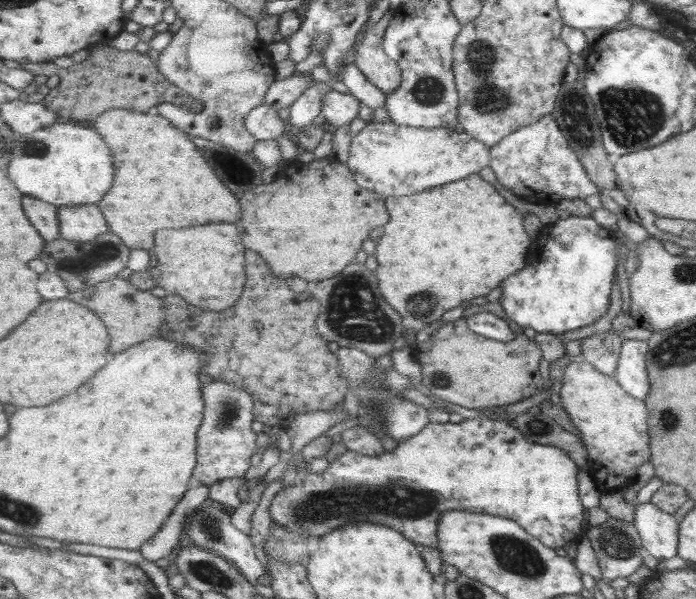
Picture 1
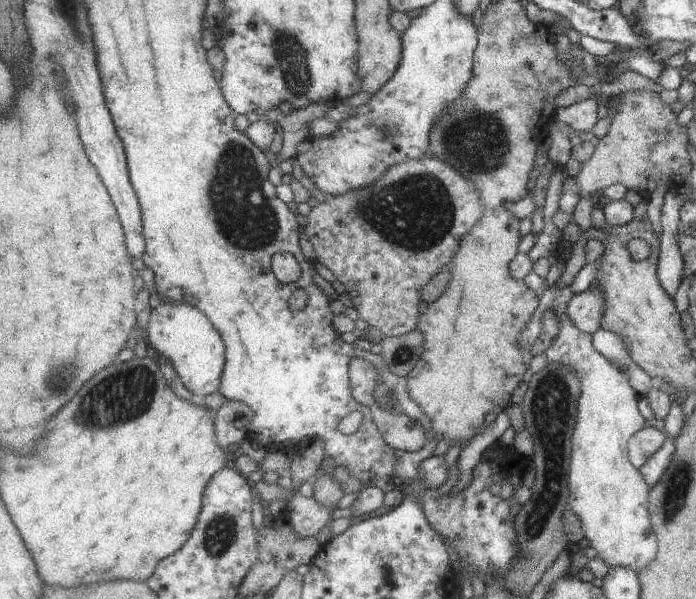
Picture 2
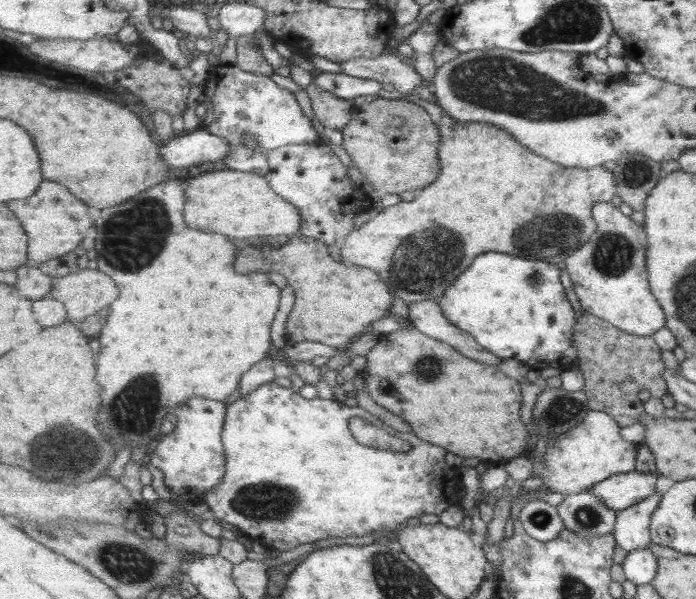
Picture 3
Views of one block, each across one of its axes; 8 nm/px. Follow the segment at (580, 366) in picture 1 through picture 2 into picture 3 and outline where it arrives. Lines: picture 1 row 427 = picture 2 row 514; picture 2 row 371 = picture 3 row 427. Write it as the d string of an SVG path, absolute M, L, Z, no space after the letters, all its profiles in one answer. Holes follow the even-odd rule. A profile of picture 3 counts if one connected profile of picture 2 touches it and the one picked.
M590 409L582 424L553 437L546 445L545 461L534 457L533 472L542 479L541 489L563 495L589 491L613 475L633 470L635 446L621 438L621 426L607 412Z

